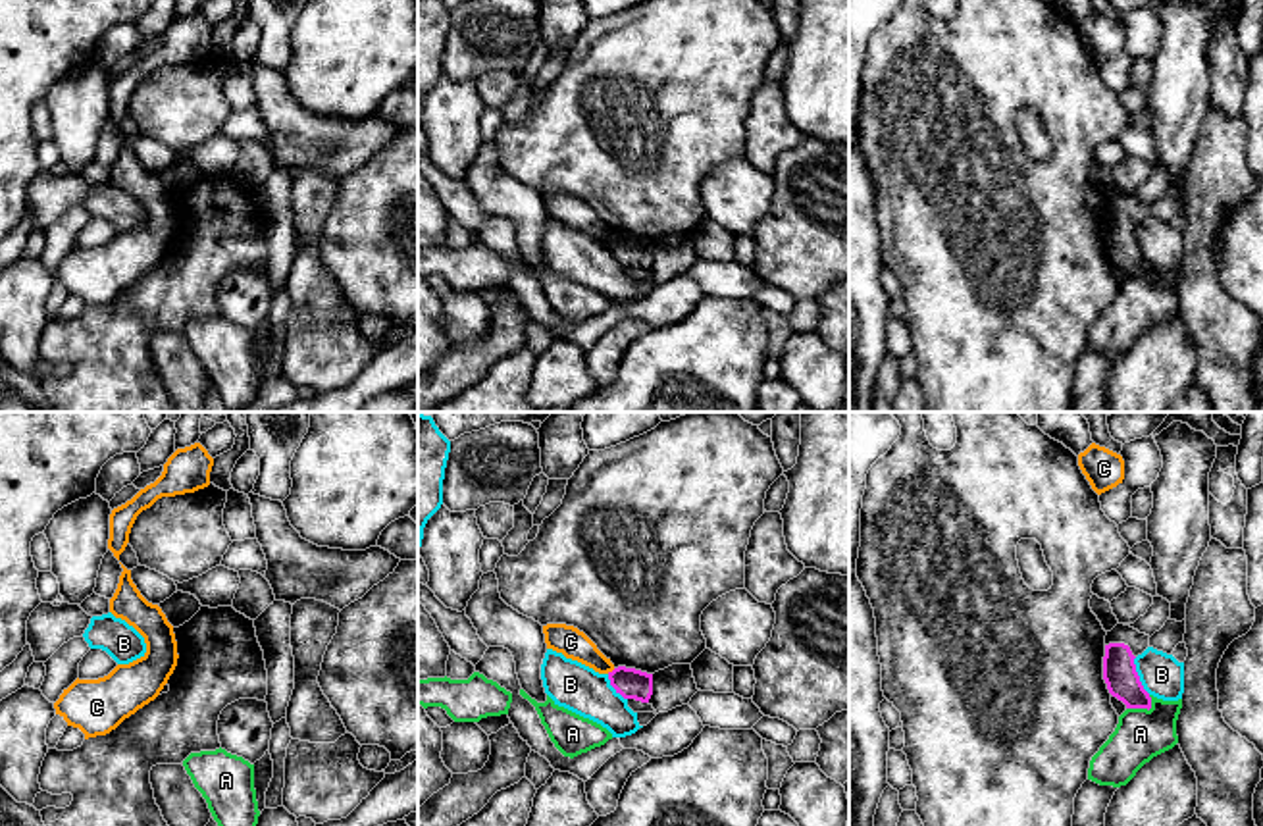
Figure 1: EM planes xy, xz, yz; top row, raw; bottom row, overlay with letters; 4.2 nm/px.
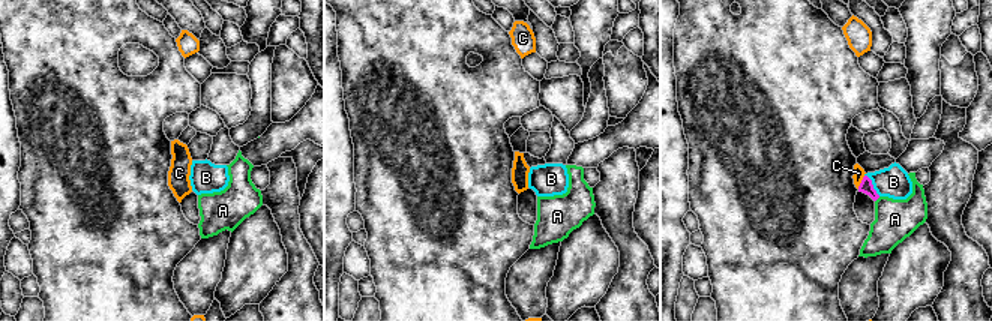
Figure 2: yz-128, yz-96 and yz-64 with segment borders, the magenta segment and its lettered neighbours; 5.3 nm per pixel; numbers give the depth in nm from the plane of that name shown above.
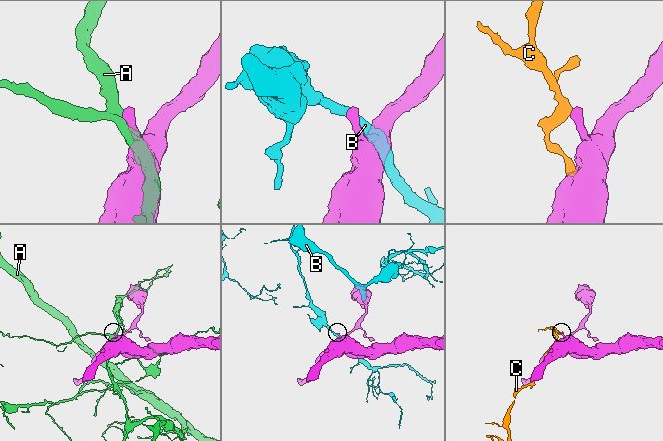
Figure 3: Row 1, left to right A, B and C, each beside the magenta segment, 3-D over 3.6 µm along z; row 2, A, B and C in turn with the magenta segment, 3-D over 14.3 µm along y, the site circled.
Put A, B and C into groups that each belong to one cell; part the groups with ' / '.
A / B / C

